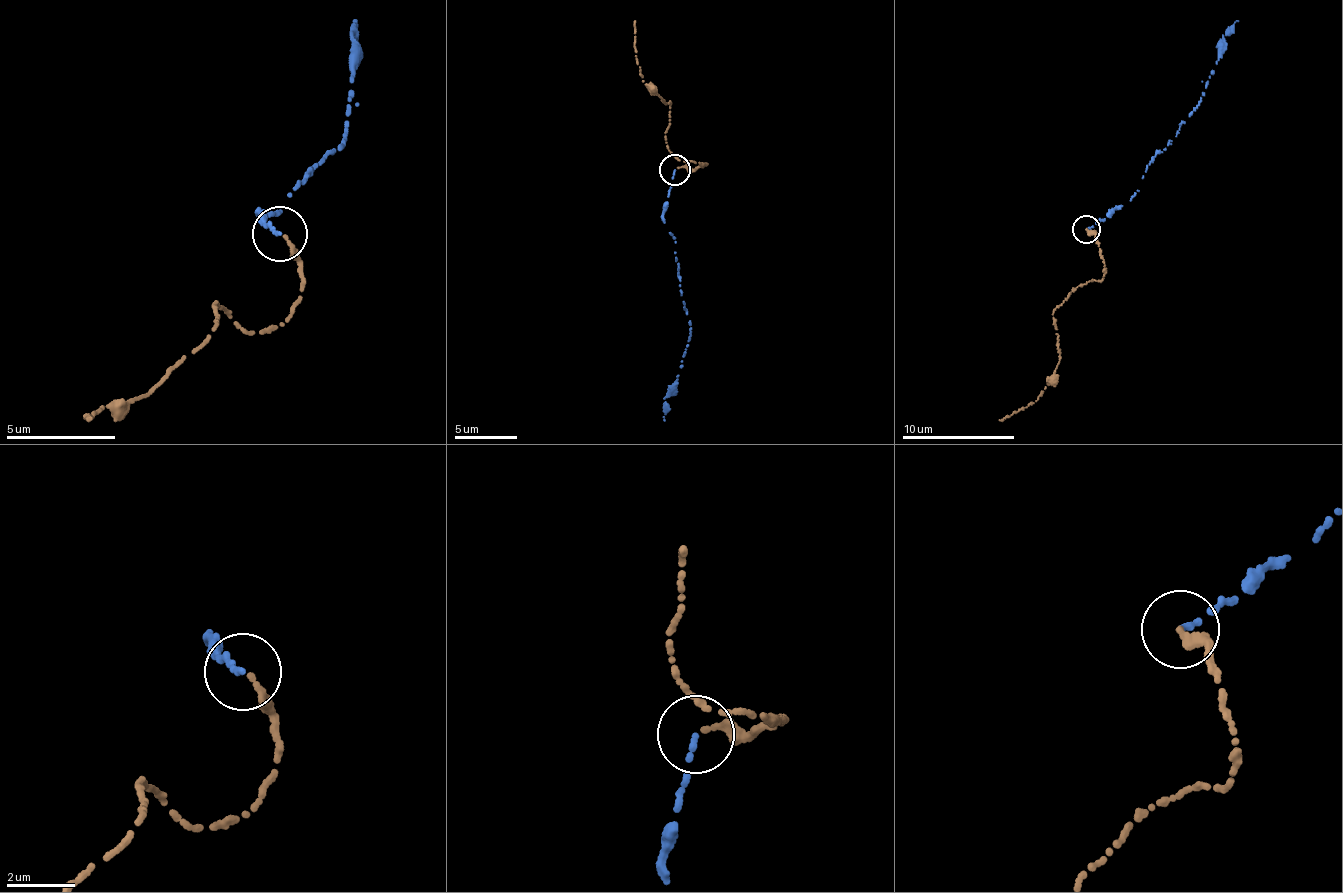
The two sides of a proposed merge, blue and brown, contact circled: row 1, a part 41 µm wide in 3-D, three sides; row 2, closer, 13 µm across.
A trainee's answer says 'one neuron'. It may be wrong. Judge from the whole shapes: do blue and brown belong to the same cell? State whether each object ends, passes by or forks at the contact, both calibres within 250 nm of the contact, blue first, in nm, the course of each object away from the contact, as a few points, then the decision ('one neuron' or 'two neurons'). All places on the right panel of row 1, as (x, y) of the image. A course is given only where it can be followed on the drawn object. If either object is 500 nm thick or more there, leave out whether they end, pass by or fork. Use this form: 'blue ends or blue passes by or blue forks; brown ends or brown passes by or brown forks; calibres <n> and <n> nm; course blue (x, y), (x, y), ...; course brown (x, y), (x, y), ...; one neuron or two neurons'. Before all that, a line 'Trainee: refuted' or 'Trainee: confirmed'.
Trainee: confirmed
blue ends; brown ends; calibres 150 and 240 nm; course blue (1087, 229), (1130, 201), (1146, 166), (1176, 137), (1196, 105), (1220, 58), (1223, 35), (1237, 22); course brown (1085, 229), (1096, 235), (1104, 277), (1084, 283), (1053, 311), (1060, 355), (1046, 388), (1032, 405), (998, 421); one neuron

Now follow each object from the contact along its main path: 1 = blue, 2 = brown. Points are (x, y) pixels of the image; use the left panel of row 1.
1: (278, 233), (258, 213), (264, 217), (345, 139), (352, 75), (349, 31), (354, 22)
2: (285, 236), (300, 265), (302, 297), (260, 334), (226, 316), (219, 304), (208, 337), (157, 388), (90, 418)

